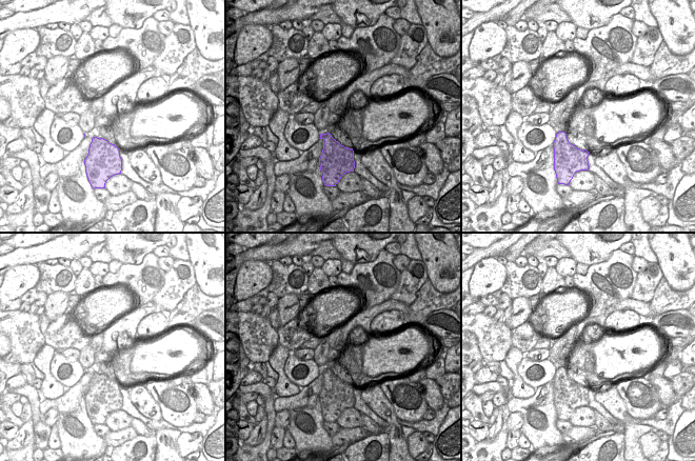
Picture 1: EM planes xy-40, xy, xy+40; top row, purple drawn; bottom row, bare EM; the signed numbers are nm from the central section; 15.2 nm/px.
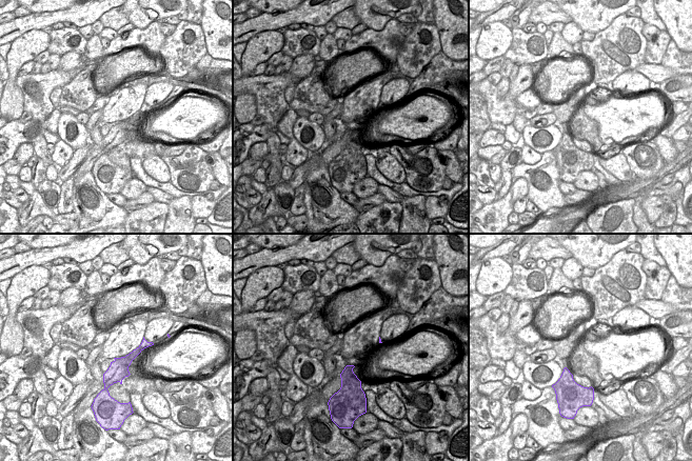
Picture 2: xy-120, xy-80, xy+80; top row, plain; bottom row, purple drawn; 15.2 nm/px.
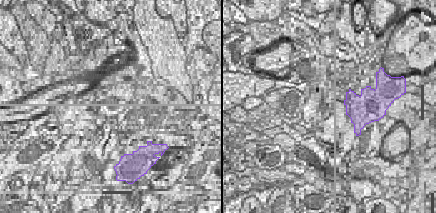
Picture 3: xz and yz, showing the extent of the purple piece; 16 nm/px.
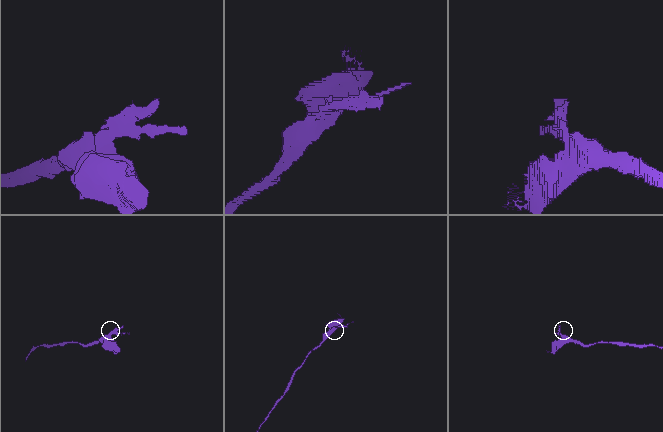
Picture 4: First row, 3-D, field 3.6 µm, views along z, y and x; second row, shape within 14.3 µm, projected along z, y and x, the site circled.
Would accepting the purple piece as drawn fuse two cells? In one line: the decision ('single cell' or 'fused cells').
fused cells

